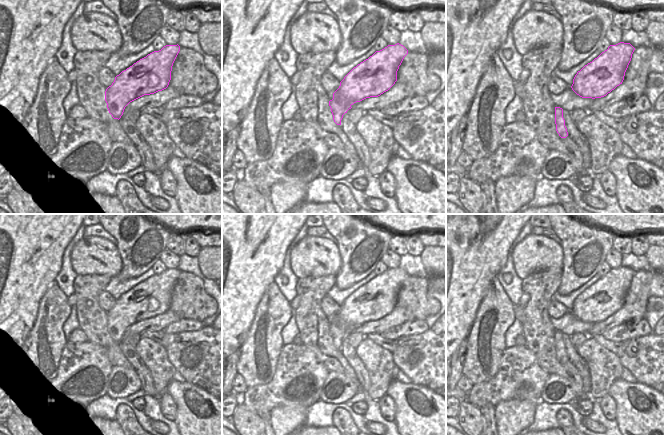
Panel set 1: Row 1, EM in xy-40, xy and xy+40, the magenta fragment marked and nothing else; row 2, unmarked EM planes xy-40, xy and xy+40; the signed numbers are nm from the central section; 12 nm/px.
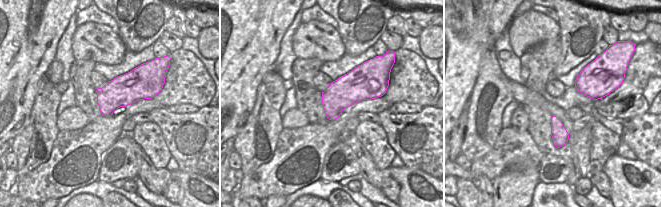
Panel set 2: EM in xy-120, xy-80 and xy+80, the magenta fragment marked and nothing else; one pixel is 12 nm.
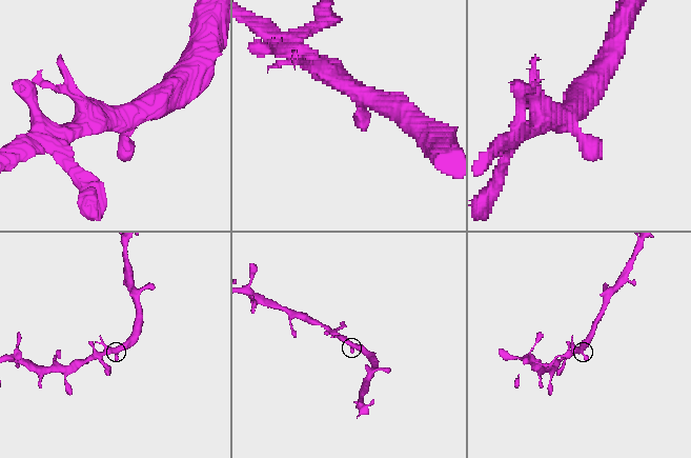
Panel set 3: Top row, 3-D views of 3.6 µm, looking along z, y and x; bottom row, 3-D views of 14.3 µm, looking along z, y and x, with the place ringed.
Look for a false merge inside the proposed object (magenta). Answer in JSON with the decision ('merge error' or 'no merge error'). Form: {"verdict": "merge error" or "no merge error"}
{"verdict": "no merge error"}

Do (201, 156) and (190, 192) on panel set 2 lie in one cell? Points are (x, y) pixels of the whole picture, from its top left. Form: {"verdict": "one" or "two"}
{"verdict": "two"}

